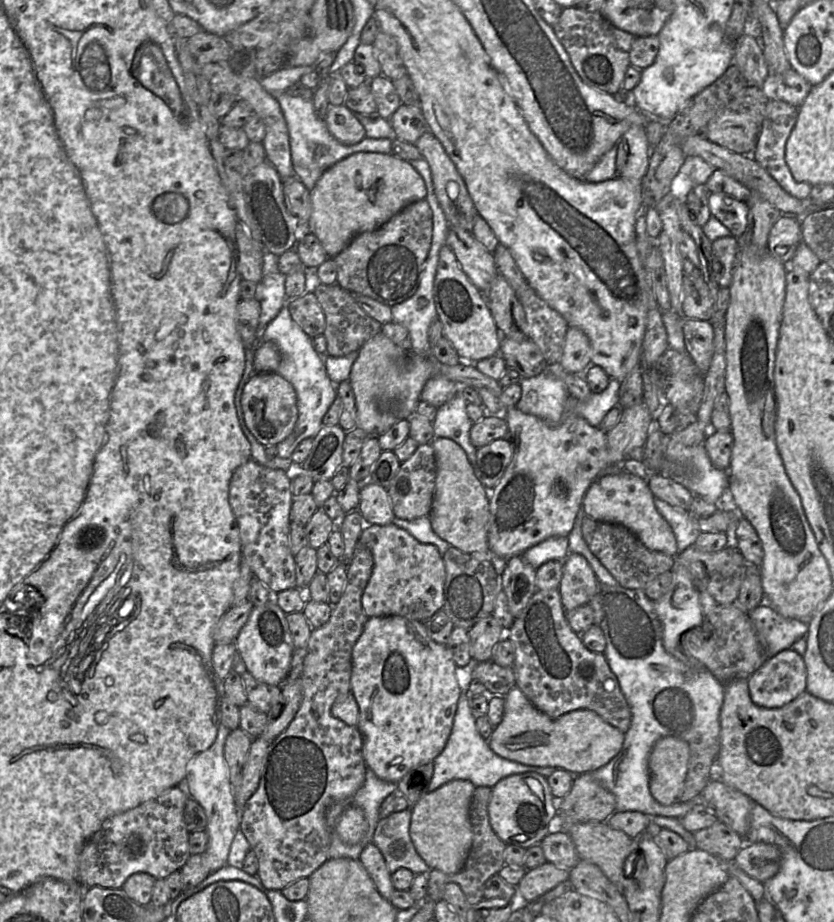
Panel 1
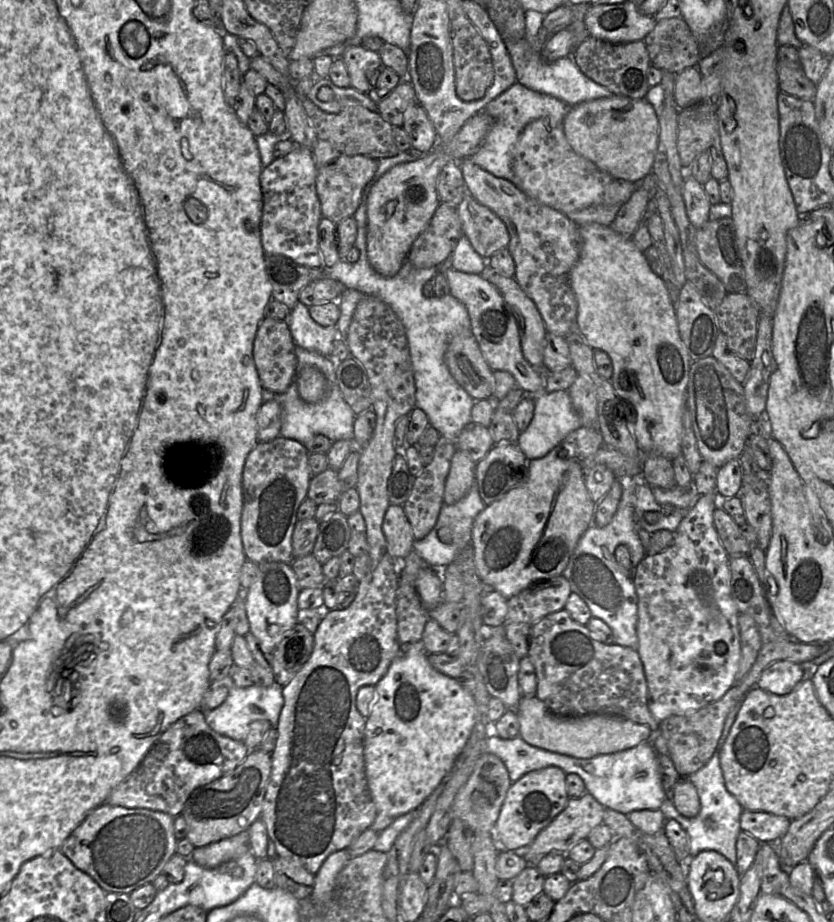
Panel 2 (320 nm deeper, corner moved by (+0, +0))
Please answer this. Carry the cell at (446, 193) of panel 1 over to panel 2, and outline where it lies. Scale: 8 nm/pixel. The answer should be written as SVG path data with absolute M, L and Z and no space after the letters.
M467 194L456 210L463 236L483 258L489 259L496 251L507 248L510 239L507 227L489 208Z

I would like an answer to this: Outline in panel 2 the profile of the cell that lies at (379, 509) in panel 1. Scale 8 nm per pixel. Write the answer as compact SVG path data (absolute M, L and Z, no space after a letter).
M390 505L385 512L382 530L390 554L396 560L405 559L413 549L415 538L402 506Z

